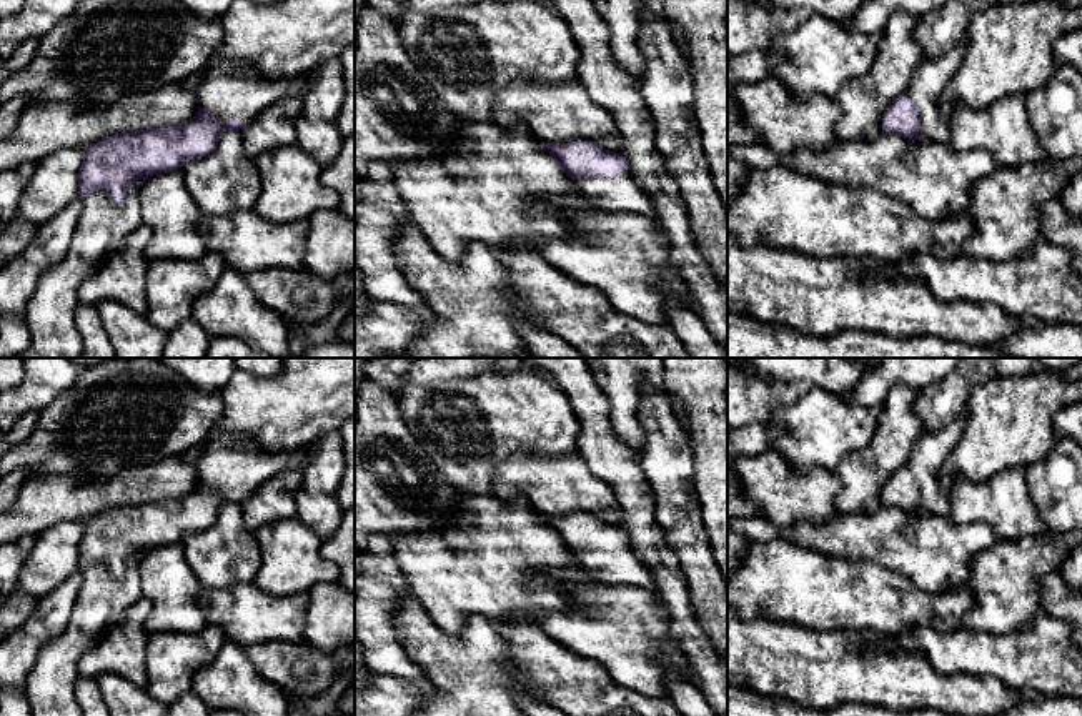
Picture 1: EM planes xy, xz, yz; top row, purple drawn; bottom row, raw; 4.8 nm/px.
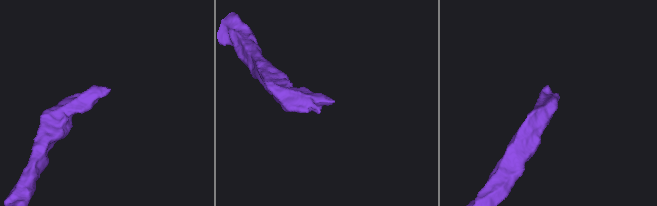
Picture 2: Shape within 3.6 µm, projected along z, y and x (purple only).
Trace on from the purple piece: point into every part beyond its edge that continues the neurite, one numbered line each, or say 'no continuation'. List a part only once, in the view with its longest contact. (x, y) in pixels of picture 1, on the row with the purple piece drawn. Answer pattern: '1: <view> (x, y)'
1: xy (230, 89)

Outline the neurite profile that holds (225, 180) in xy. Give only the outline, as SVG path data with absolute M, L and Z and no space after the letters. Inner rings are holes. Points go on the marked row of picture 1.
M225 130L216 148L181 167L190 196L203 215L230 215L255 208L261 177L245 155L241 130Z

